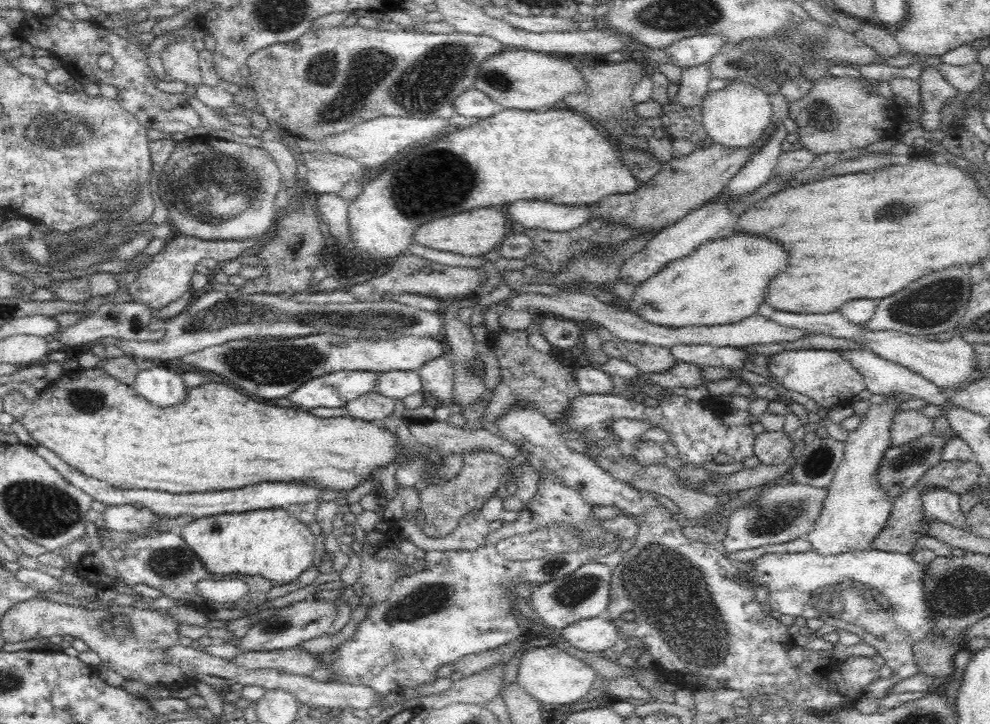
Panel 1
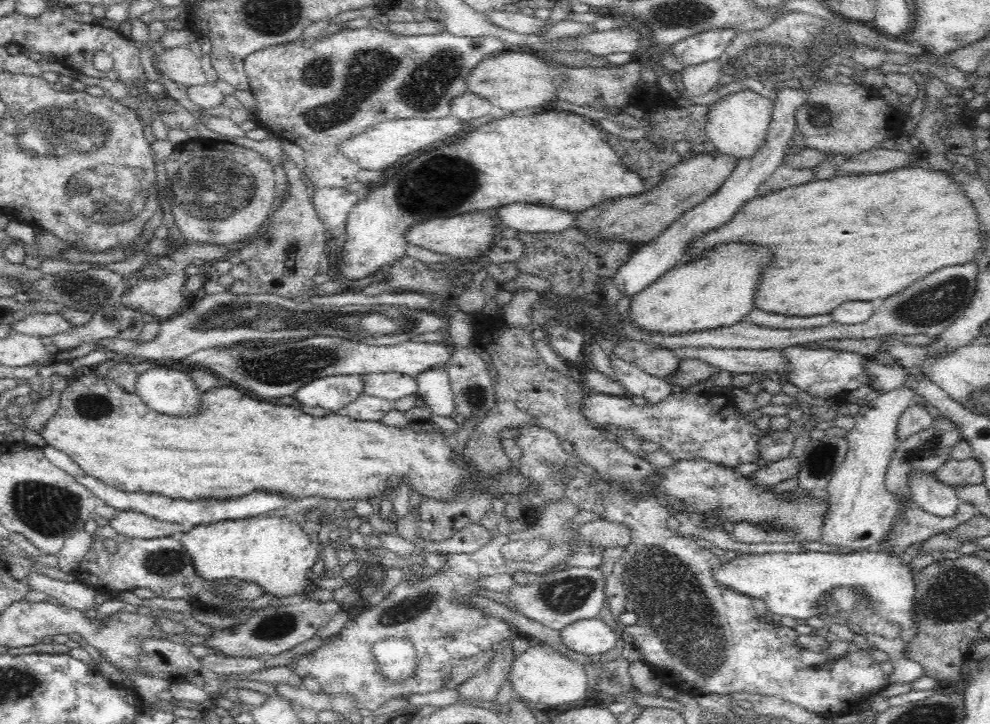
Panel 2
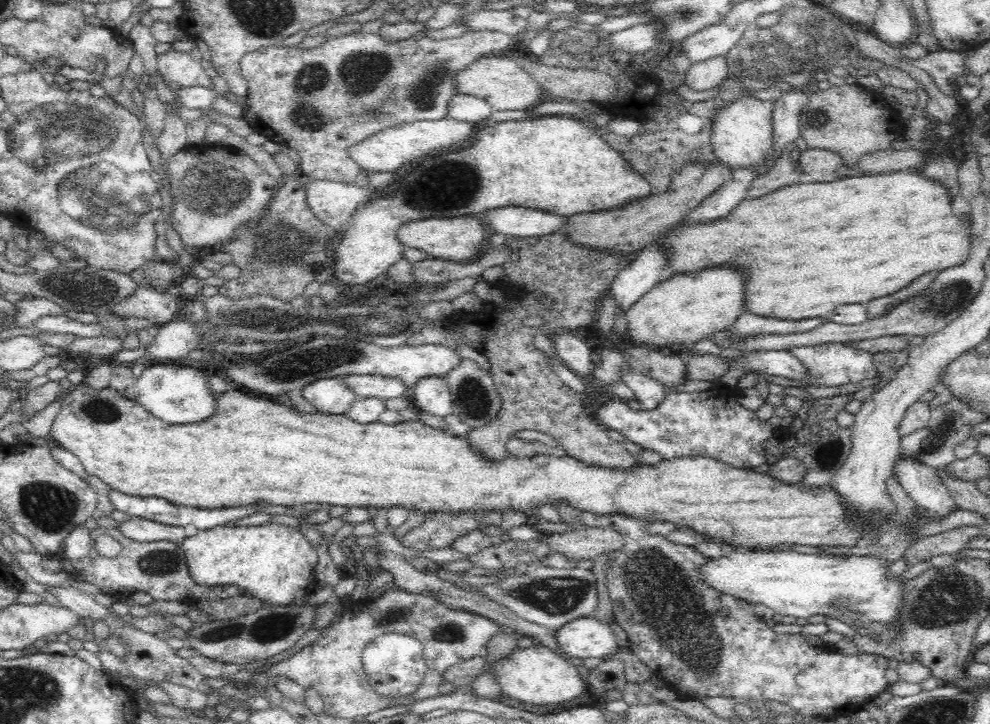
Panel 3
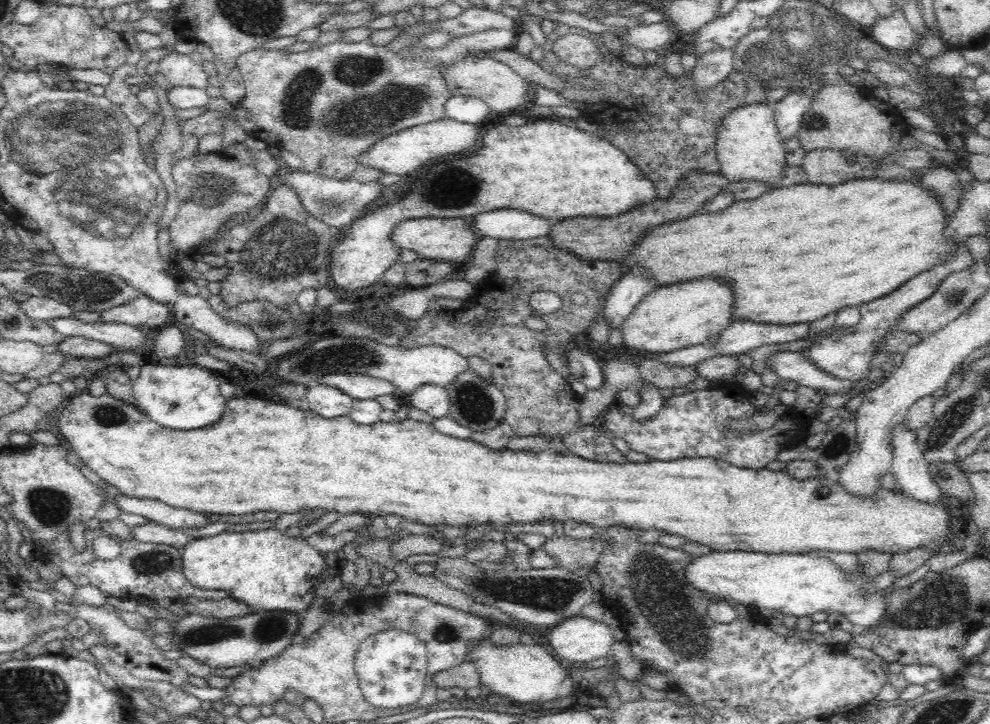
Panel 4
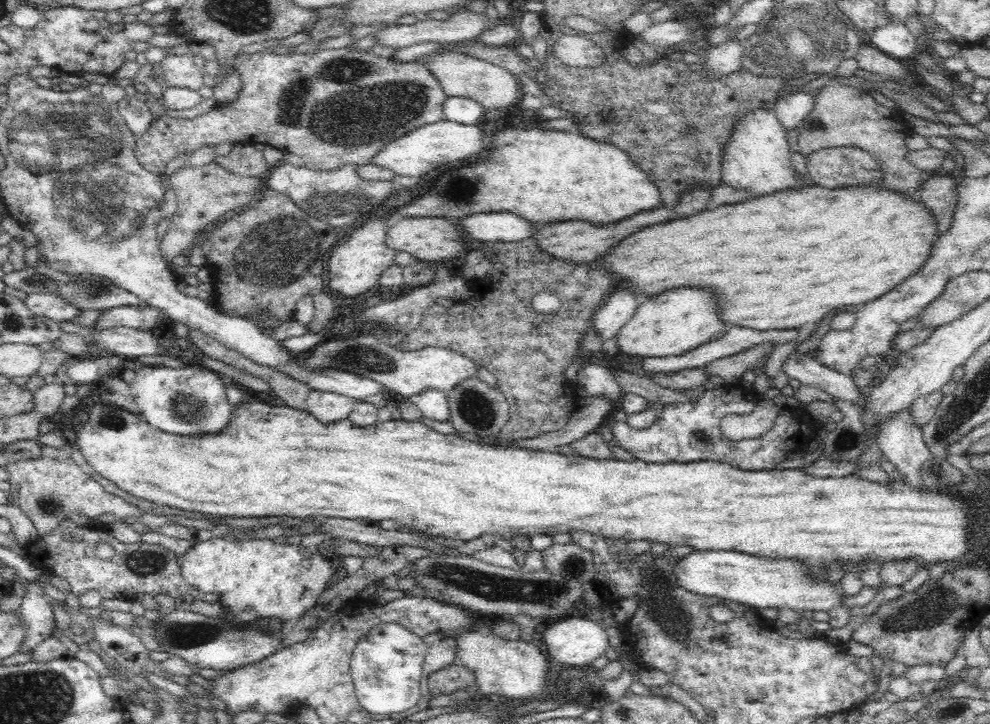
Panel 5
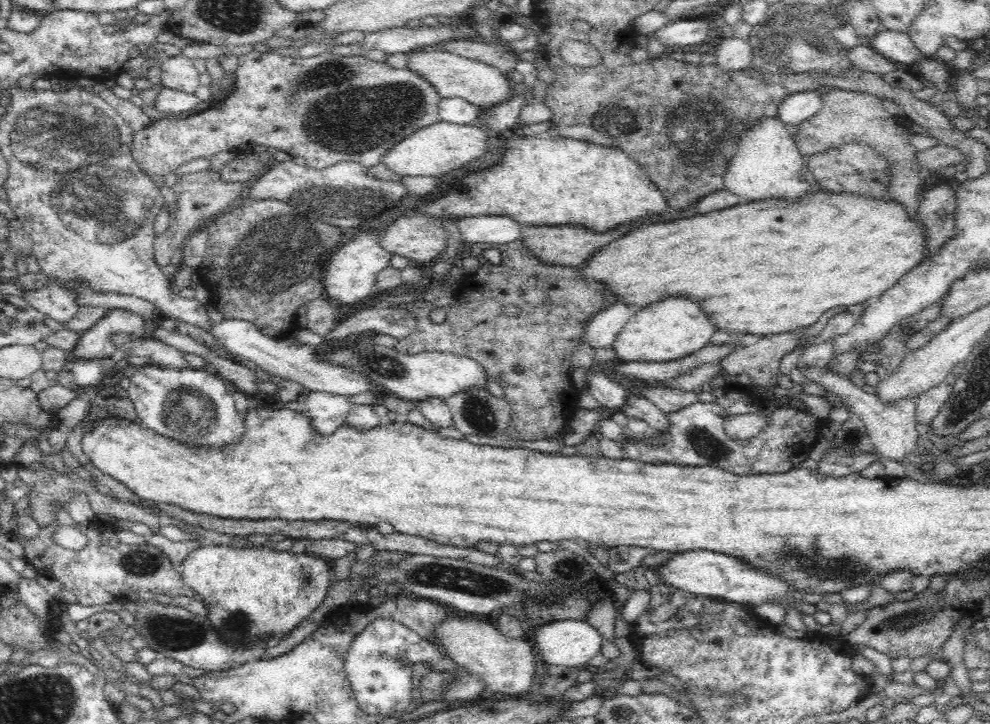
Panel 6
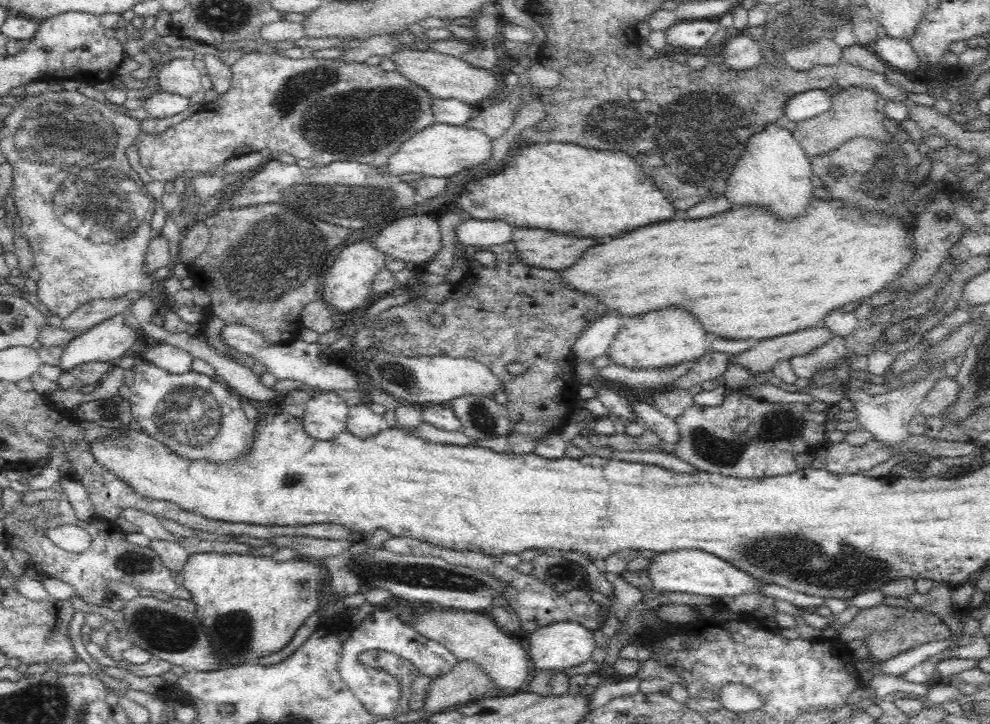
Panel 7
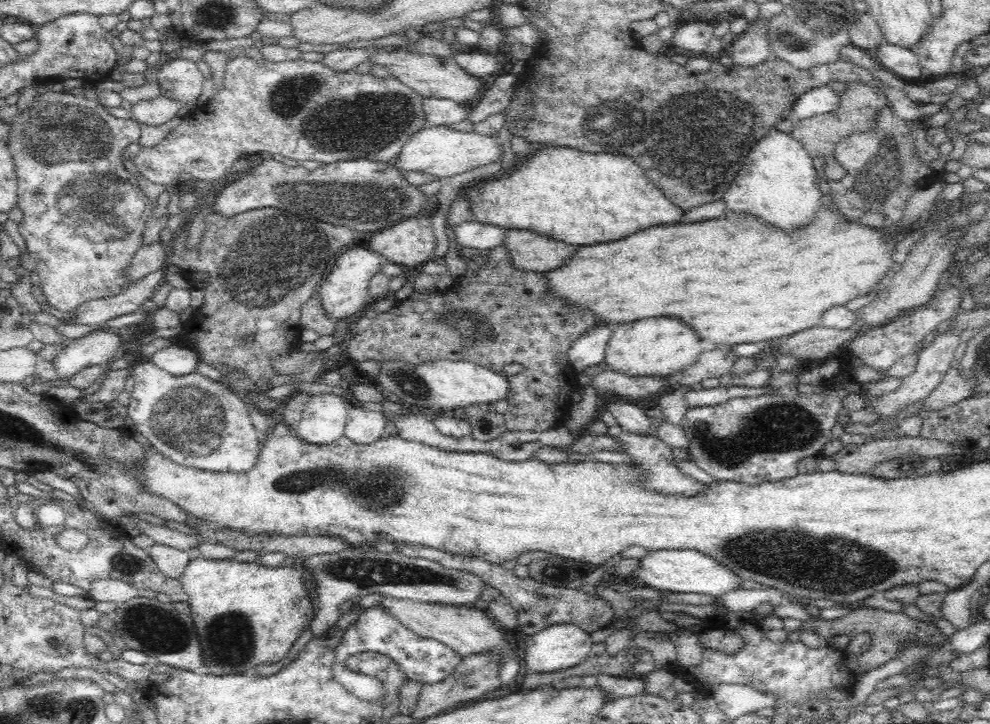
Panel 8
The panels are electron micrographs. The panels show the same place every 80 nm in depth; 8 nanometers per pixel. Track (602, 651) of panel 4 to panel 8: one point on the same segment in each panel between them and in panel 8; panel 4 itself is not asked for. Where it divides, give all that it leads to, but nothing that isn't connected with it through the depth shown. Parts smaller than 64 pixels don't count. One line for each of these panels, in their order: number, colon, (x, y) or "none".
5: (575, 641)
6: (569, 642)
7: (561, 645)
8: (560, 646)

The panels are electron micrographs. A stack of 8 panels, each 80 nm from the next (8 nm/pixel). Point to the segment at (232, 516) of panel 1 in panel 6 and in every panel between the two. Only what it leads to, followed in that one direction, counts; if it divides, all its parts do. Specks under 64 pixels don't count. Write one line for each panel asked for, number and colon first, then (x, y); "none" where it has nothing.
2: (274, 552)
3: (276, 563)
4: (267, 569)
5: (256, 578)
6: (251, 592)

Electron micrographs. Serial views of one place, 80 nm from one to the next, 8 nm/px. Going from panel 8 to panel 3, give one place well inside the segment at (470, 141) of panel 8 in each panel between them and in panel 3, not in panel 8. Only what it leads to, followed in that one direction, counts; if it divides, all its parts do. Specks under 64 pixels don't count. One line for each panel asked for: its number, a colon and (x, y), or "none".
3: (387, 150)
4: (405, 150)
5: (424, 149)
6: (435, 150)
7: (440, 150)

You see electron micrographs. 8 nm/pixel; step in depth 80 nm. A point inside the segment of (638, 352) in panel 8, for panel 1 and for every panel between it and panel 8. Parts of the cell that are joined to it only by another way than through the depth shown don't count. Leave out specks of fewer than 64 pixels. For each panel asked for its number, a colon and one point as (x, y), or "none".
1: (723, 281)
2: (716, 290)
3: (684, 308)
4: (683, 314)
5: (676, 321)
6: (672, 328)
7: (662, 338)

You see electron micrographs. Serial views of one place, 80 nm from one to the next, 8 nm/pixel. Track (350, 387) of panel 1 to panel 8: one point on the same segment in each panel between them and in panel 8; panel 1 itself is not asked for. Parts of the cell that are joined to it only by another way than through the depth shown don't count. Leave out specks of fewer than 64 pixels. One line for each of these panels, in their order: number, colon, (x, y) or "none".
2: (334, 392)
3: (329, 395)
4: (327, 401)
5: (327, 406)
6: (327, 412)
7: (326, 413)
8: (323, 421)

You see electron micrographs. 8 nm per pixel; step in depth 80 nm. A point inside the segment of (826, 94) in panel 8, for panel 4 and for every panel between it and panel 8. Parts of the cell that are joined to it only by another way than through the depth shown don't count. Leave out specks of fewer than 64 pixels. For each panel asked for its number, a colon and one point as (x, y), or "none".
4: (788, 112)
5: (791, 109)
6: (795, 108)
7: (802, 106)

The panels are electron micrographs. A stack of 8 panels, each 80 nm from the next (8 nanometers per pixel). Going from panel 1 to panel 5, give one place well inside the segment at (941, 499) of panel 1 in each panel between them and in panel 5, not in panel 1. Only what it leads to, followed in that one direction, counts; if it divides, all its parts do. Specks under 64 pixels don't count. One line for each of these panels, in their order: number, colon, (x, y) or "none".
2: (928, 492)
3: (922, 483)
4: (911, 471)
5: (901, 442)

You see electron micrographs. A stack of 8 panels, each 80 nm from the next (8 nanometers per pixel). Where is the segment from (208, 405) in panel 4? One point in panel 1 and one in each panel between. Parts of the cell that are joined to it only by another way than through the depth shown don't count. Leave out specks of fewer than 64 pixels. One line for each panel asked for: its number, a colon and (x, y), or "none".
1: (161, 386)
2: (166, 390)
3: (180, 395)

